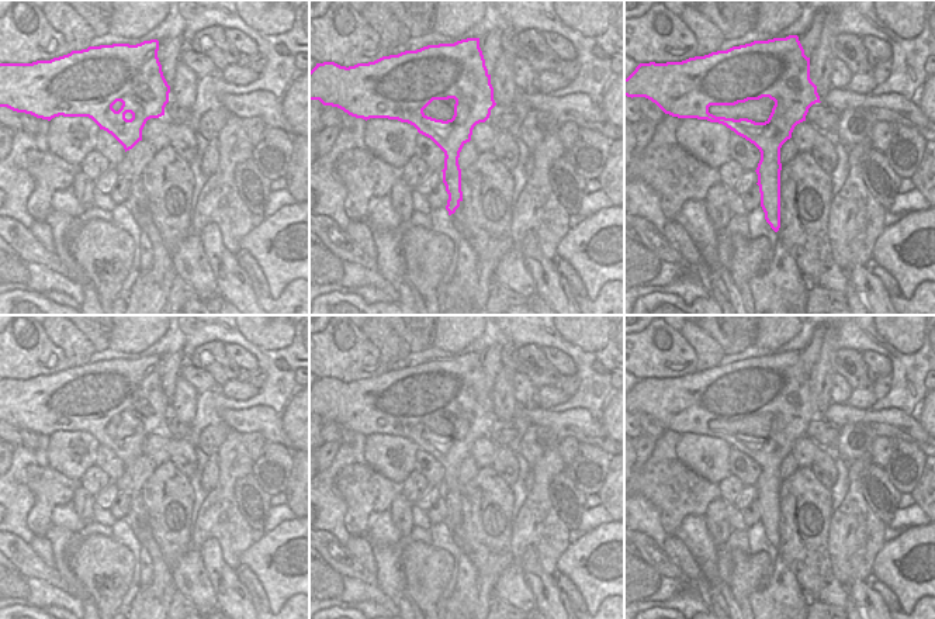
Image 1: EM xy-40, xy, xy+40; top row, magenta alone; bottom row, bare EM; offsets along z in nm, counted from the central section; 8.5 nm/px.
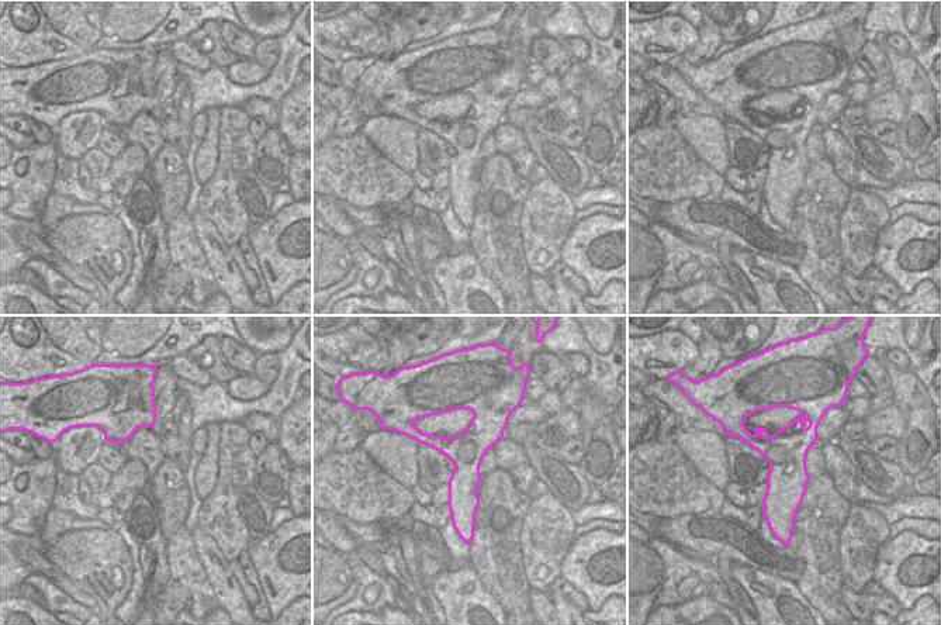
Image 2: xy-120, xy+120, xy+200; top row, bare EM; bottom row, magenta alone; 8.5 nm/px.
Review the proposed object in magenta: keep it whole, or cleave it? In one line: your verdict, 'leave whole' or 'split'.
leave whole

